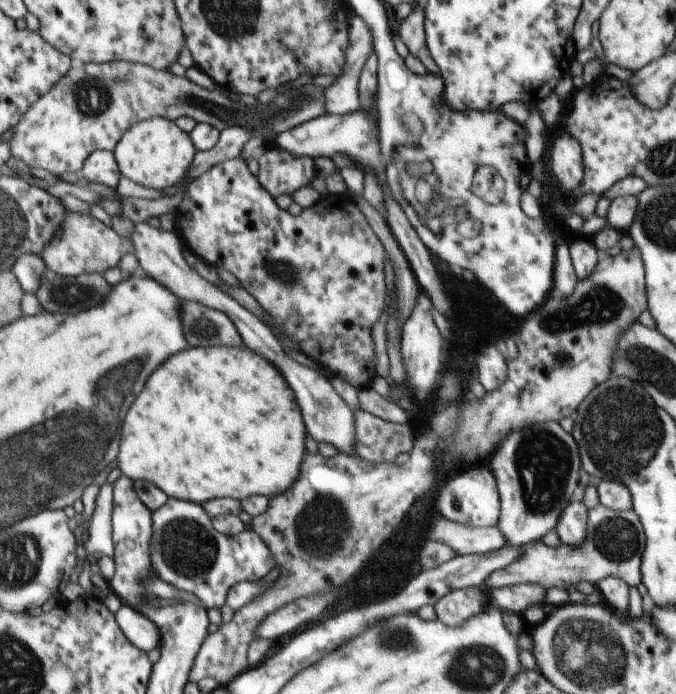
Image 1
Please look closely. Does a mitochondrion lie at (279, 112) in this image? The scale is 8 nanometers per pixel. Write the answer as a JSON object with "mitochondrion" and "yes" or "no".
{"mitochondrion":"yes"}

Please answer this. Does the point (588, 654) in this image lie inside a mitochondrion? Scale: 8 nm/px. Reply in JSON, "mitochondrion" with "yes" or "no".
{"mitochondrion":"yes"}

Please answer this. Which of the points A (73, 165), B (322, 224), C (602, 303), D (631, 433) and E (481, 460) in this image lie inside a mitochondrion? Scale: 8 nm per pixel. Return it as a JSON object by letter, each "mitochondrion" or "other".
{"A":"other","B":"other","C":"mitochondrion","D":"mitochondrion","E":"other"}

